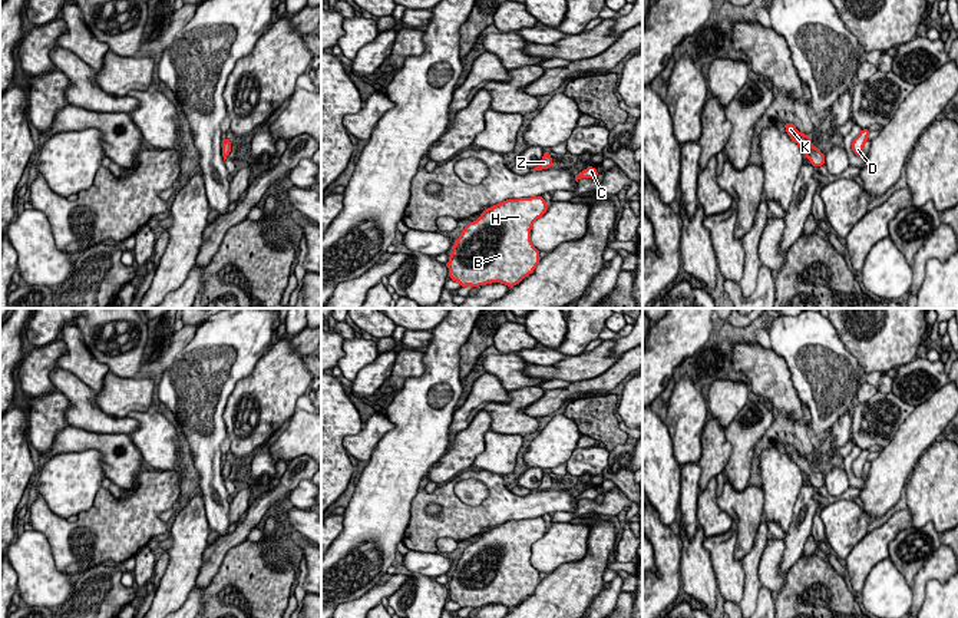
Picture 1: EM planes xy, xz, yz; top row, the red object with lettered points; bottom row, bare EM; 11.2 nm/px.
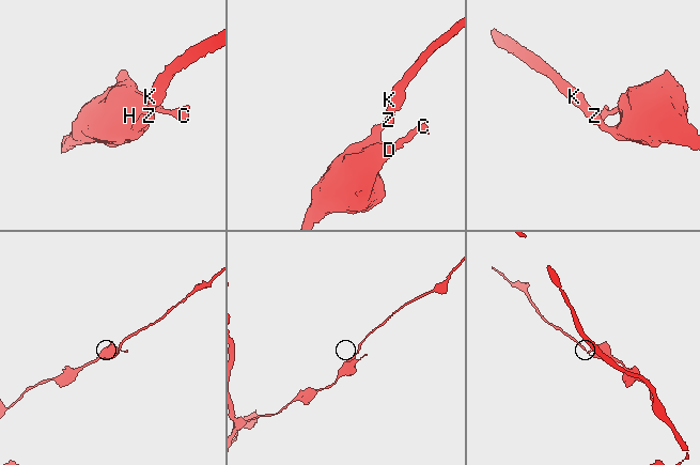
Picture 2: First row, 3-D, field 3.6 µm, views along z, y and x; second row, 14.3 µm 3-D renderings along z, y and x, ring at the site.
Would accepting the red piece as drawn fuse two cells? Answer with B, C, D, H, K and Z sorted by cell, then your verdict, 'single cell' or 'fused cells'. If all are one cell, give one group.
B C D H K Z | single cell

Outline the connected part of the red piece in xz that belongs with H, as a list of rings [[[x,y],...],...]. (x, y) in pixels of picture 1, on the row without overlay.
[[[542,518],[506,520],[469,543],[449,578],[449,599],[460,608],[519,605],[539,585],[531,564],[532,545],[546,533]]]

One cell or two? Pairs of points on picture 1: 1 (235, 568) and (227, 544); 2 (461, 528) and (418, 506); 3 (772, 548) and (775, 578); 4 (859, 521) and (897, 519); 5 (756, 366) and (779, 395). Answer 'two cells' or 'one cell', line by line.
1: two cells
2: one cell
3: one cell
4: two cells
5: one cell

